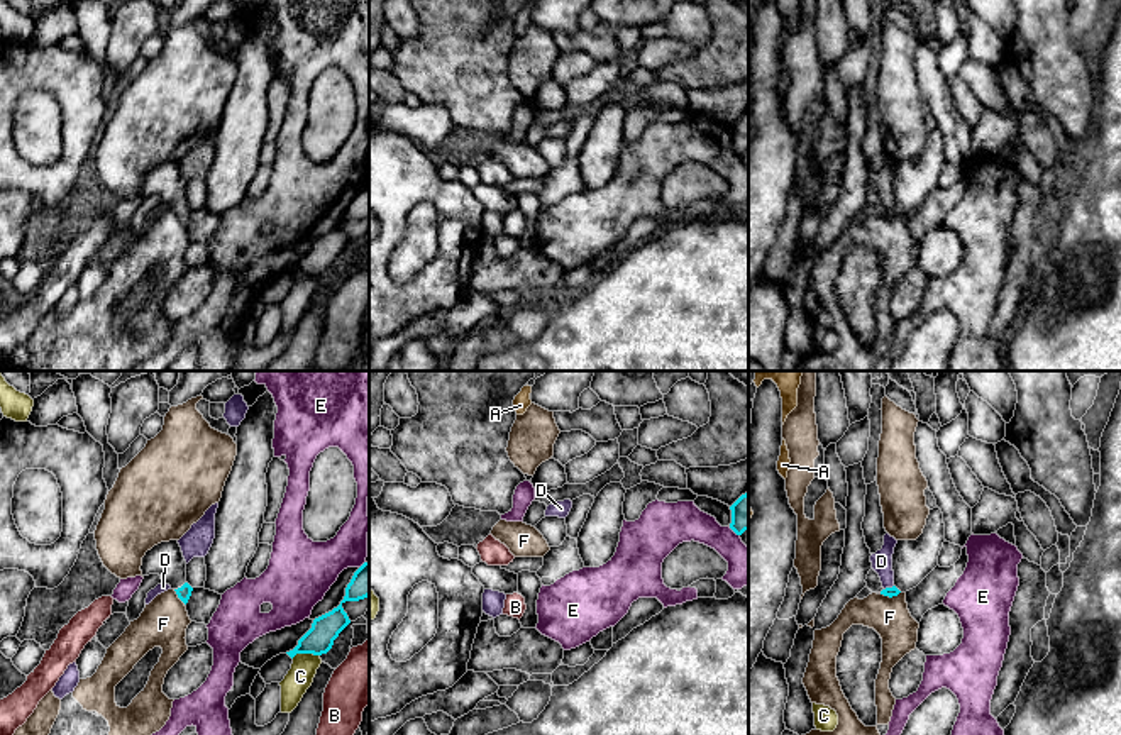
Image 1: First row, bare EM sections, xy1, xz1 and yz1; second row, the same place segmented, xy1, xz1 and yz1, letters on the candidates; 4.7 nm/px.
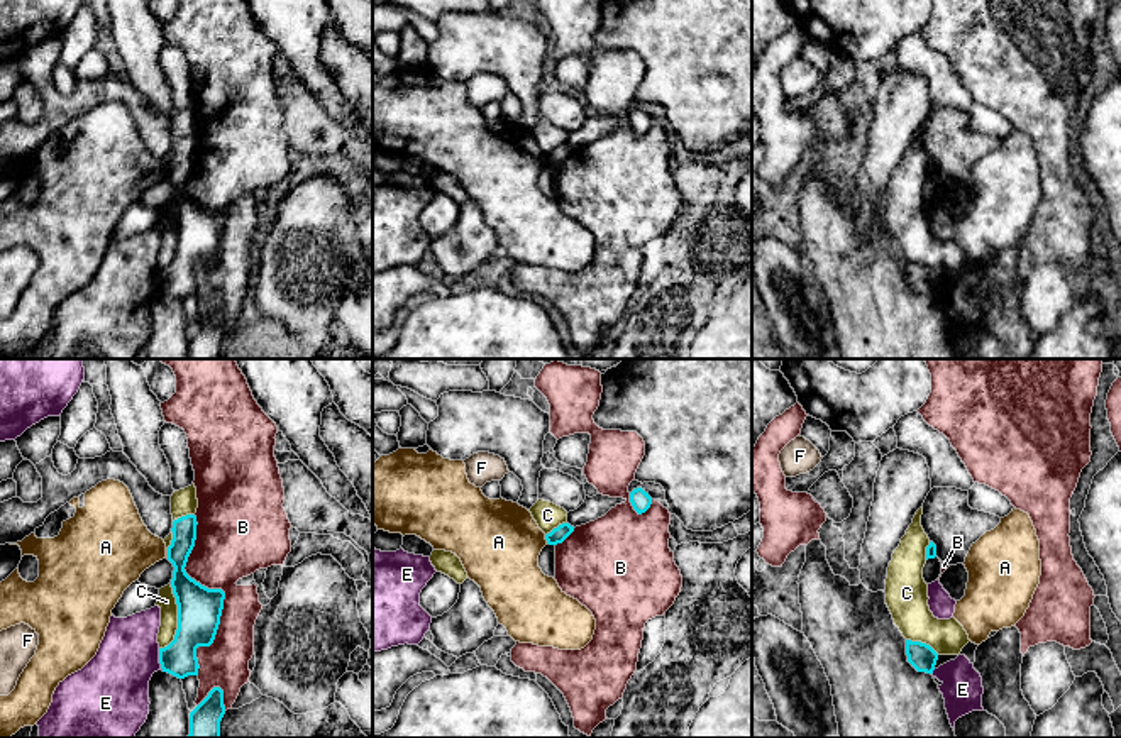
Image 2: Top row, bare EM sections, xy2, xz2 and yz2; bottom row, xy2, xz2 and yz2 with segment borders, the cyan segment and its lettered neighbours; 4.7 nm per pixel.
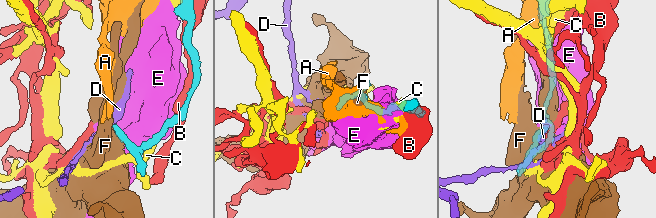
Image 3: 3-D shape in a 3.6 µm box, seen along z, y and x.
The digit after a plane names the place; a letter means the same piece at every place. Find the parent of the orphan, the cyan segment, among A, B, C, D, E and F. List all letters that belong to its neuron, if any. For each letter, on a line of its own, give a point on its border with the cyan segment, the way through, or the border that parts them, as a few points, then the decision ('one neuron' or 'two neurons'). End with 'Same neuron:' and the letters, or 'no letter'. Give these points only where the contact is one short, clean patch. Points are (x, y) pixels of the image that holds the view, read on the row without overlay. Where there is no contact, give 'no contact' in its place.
A: xz2 (546, 159) | along xz2 (544, 156), (547, 163) | two neurons
B: xy2 (222, 212) | two neurons
C: xy2 (178, 239) | two neurons
D: yz1 (888, 209) | along yz1 (893, 205), (884, 210) | two neurons
E: xy2 (160, 280) | two neurons
F: xy1 (178, 217) | along xy1 (173, 210), (185, 224) | two neurons
Same neuron: no letter

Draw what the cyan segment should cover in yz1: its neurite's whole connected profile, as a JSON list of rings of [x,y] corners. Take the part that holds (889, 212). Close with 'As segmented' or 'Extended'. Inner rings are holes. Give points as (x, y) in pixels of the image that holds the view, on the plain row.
[[[930,130],[923,154],[916,161],[897,161],[892,174],[894,207],[881,212],[897,217],[916,208],[936,186],[945,163],[943,134]]]. Extended

